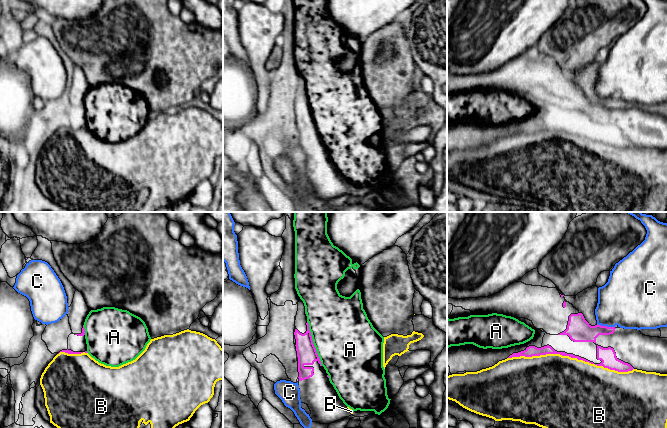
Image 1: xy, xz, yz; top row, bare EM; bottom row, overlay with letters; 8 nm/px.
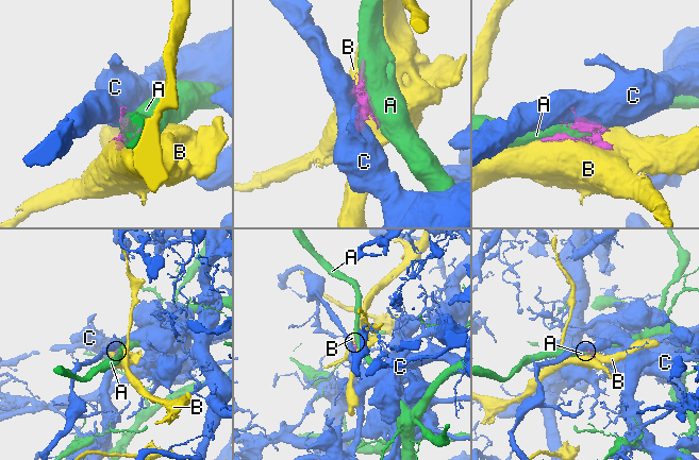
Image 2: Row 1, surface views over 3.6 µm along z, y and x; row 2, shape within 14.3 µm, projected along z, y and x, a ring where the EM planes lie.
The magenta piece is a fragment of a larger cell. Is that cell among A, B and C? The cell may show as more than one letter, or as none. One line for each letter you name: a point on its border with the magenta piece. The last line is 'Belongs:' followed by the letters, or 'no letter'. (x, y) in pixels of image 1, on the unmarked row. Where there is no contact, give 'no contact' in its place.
Belongs: no letter

